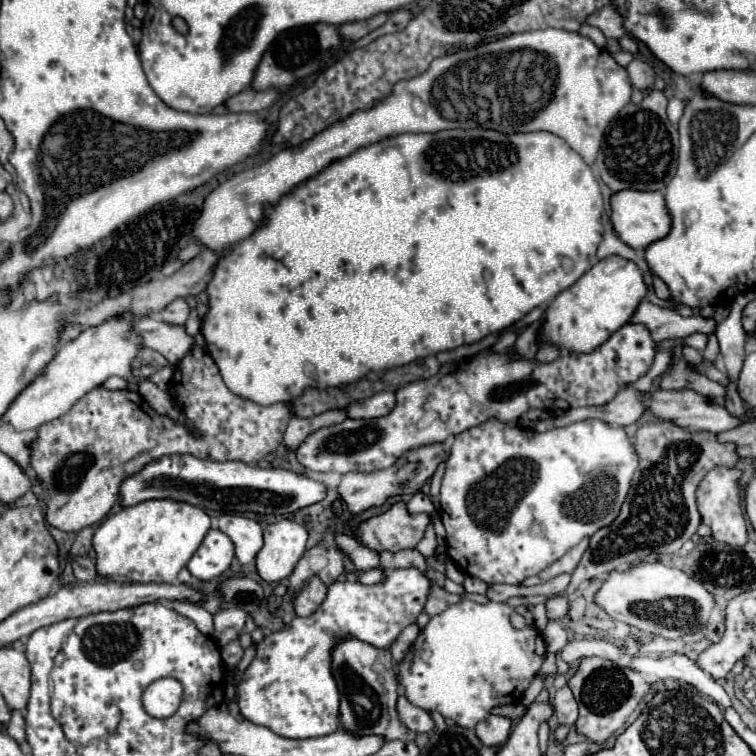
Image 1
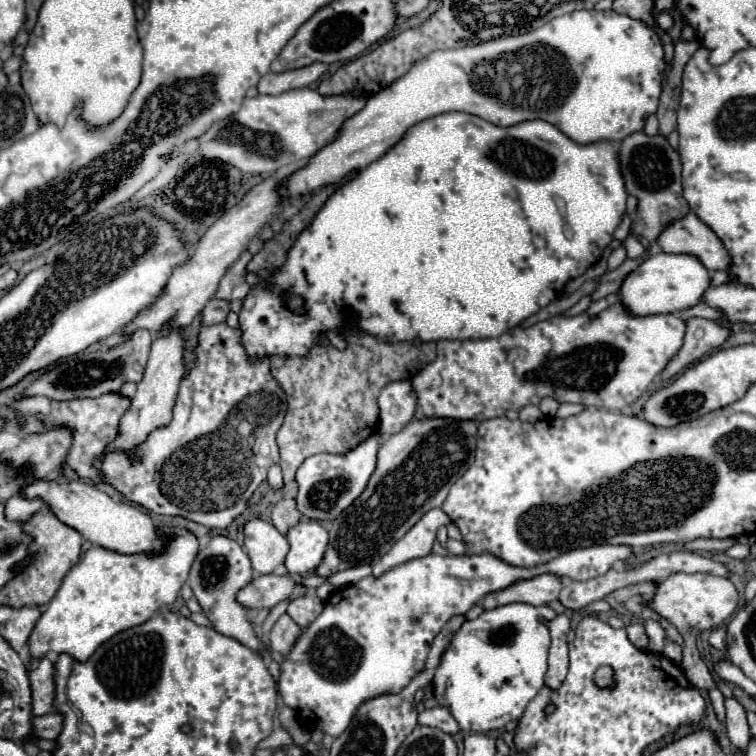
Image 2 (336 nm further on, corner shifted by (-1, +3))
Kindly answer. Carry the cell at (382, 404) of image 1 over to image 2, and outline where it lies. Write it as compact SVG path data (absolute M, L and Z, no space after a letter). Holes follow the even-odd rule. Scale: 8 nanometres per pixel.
M410 381L388 383L378 397L380 433L384 437L402 431L416 413L416 393Z

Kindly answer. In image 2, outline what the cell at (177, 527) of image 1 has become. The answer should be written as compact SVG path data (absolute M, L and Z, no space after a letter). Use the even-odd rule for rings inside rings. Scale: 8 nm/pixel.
M192 533L170 535L170 543L160 555L120 555L104 547L92 547L82 561L68 571L58 593L48 603L38 619L30 639L28 651L32 659L40 659L48 651L66 653L76 661L92 657L100 643L130 627L142 625L160 607L172 605L180 587L188 579L192 561L198 555L198 539Z

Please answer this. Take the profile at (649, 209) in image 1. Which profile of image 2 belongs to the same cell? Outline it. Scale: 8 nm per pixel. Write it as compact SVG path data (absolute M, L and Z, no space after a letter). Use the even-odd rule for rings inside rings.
M694 213L664 229L658 239L658 247L666 253L696 255L710 271L730 269L732 265L732 257L724 243Z

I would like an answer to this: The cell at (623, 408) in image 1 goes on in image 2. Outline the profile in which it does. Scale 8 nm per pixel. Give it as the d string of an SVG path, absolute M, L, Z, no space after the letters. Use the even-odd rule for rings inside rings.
M690 317L686 321L686 327L688 329L686 329L686 337L684 337L682 349L670 361L670 365L664 369L664 377L666 379L672 379L676 373L686 369L690 363L696 363L706 353L718 349L732 333L728 327L720 325L718 321L702 319L702 317Z

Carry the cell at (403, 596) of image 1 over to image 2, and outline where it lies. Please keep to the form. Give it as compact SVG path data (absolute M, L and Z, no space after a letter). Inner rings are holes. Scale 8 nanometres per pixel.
M600 545L600 547L584 547L576 551L566 551L556 559L542 563L540 567L512 567L494 555L480 553L480 555L426 555L422 559L412 559L386 571L382 577L366 577L354 585L338 589L324 605L324 611L318 619L308 625L300 639L296 641L294 649L286 655L282 663L282 675L278 681L280 695L284 703L298 711L300 719L316 727L332 737L338 737L352 715L360 707L360 703L374 699L376 695L386 693L400 693L412 677L416 677L426 663L426 655L434 637L440 629L450 621L454 615L464 615L470 607L474 607L484 595L502 591L522 579L532 579L542 573L550 573L556 577L568 577L574 581L586 581L598 575L604 575L616 561L626 561L634 555L634 547L628 545Z

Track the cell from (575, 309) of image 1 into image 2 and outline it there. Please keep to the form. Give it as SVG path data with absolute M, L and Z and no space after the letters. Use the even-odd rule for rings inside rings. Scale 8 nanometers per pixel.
M654 253L636 271L632 271L622 283L622 303L632 315L654 313L678 313L694 307L702 301L702 295L710 287L710 273L694 255Z

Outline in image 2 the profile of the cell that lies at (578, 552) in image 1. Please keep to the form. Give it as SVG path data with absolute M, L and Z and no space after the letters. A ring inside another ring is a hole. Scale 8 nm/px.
M544 573L544 575L538 575L538 577L528 579L528 581L518 581L502 591L488 593L482 607L494 609L494 607L508 605L508 603L530 603L534 607L548 605L550 601L558 599L560 589L562 589L560 579Z

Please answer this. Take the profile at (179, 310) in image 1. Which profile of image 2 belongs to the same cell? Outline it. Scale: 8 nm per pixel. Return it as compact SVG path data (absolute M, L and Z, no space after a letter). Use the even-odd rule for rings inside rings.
M244 251L244 255L228 269L228 273L224 275L224 279L220 281L220 287L216 291L218 299L234 301L234 299L244 299L248 295L248 291L252 289L246 283L246 265L250 263L250 259L252 259L252 253Z

